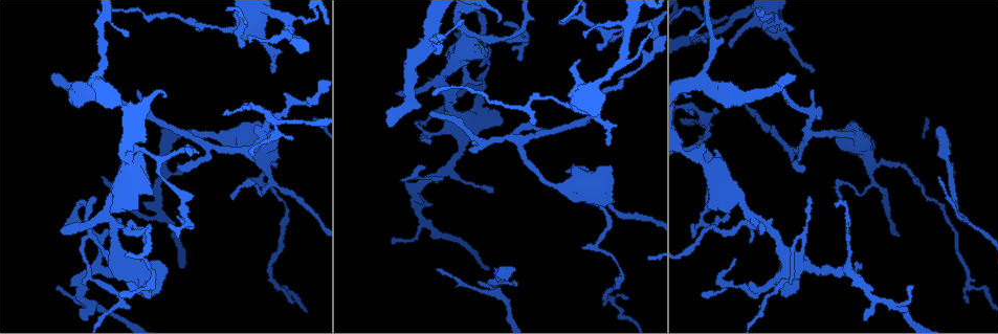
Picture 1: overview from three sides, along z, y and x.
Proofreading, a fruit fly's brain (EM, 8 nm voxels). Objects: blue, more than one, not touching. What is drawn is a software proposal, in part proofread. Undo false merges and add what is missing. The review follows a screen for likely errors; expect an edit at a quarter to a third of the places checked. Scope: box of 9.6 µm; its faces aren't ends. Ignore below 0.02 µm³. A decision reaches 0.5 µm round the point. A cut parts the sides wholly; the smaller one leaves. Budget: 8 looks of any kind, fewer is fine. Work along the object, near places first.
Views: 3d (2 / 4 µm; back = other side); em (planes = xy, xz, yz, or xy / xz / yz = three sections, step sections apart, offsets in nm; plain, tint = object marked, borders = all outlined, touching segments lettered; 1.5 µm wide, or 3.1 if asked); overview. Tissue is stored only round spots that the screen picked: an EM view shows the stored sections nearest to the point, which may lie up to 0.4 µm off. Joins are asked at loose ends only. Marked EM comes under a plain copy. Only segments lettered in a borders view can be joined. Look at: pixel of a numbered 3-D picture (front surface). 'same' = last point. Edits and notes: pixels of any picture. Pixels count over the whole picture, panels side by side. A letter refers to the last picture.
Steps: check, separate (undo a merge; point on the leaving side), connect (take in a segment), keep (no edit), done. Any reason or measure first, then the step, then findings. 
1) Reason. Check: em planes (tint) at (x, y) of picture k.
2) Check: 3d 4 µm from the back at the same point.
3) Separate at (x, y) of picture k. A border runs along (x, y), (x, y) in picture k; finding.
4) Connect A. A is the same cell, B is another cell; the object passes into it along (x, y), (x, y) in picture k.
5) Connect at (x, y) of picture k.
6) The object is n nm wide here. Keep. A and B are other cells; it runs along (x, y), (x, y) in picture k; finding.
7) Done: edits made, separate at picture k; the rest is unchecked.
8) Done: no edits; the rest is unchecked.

Check: 3d 2 µm at (429, 112) of picture 1.

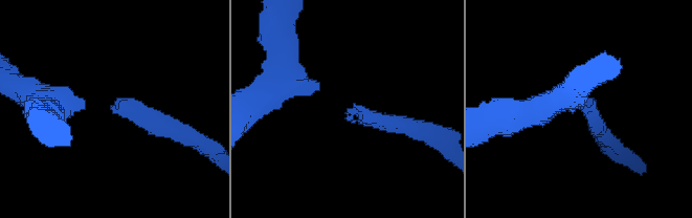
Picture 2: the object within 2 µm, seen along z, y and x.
Now the EM. Check: em planes (borders) at (584, 109) of picture 2.

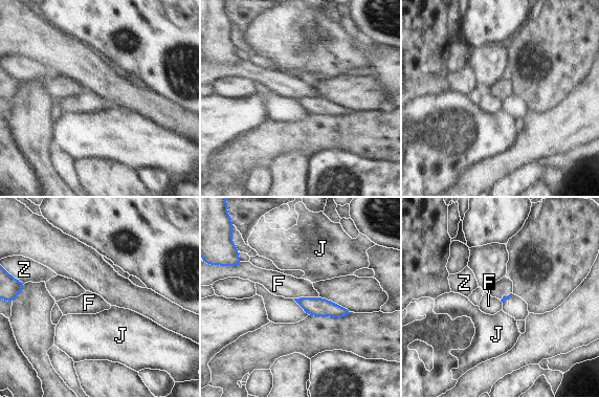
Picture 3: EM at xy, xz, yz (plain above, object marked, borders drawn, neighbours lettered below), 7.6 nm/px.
Keep. F, J and Z are other cells; none of them fits.

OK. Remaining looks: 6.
A narrow waist. Check: 3d 2 µm at (545, 100) of picture 1.

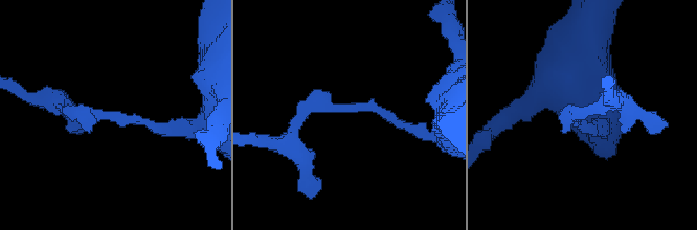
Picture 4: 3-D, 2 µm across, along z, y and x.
The arms are 160, 240 nm wide; now the EM. Check: em planes (borders) at (354, 109) of picture 4.

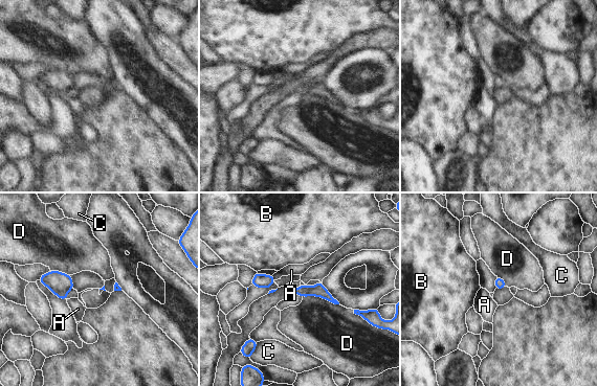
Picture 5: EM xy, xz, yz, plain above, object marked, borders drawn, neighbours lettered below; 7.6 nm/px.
The longest contact is with D, 280 nm. Keep. A, B, C and D are other cells; one cell here.

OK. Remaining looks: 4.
Check: 3d 4 µm at (566, 172) of picture 1.

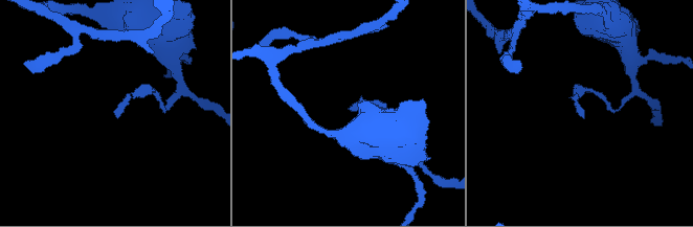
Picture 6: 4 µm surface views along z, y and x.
Now the EM. Check: em yz step 4 (borders) at (583, 115) of picture 6.

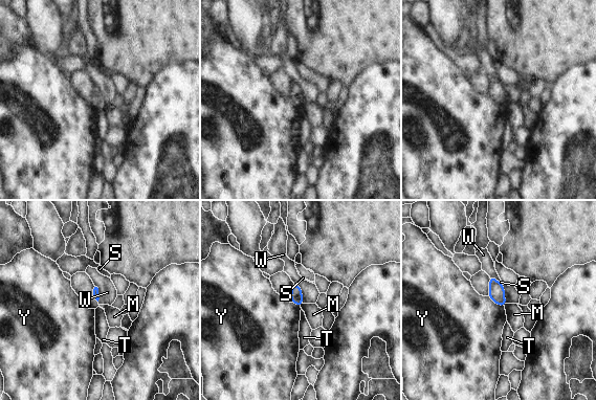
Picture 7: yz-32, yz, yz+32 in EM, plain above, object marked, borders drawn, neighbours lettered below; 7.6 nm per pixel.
The longest contact is with W, 180 nm. Keep. M, S, T, W and Y are other cells; a border runs along (293, 282), (301, 290), (303, 303) in picture 7; none of them fits.

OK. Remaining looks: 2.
Done: no edits; the rest is unchecked.

